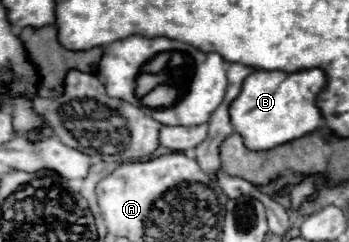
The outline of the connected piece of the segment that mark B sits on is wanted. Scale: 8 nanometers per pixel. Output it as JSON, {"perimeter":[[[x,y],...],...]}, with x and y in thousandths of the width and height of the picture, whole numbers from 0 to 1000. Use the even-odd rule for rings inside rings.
{"perimeter":[[[722,289],[722,306],[699,331],[688,388],[659,430],[659,512],[676,554],[693,562],[699,603],[711,620],[779,620],[802,595],[865,570],[883,545],[928,521],[928,488],[905,438],[905,397],[934,355],[934,322],[923,289],[860,289],[860,298],[802,298],[802,289]]]}

